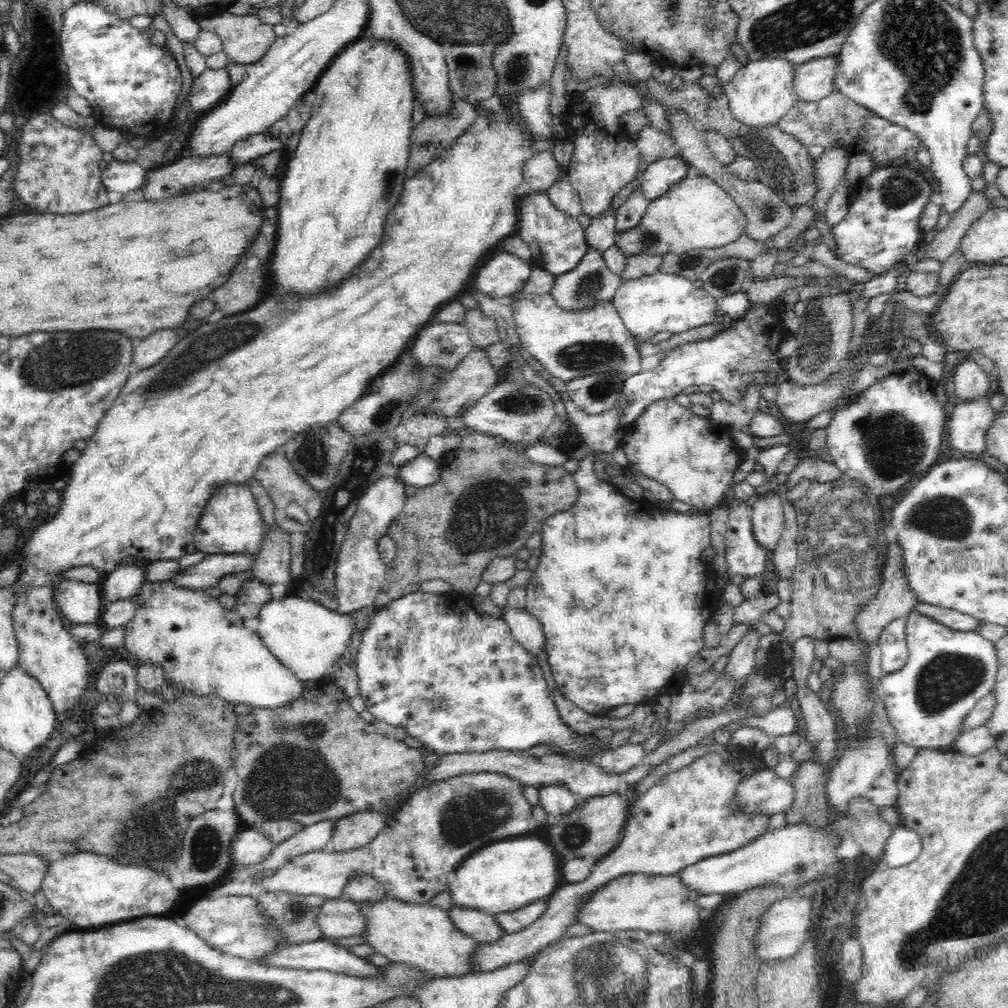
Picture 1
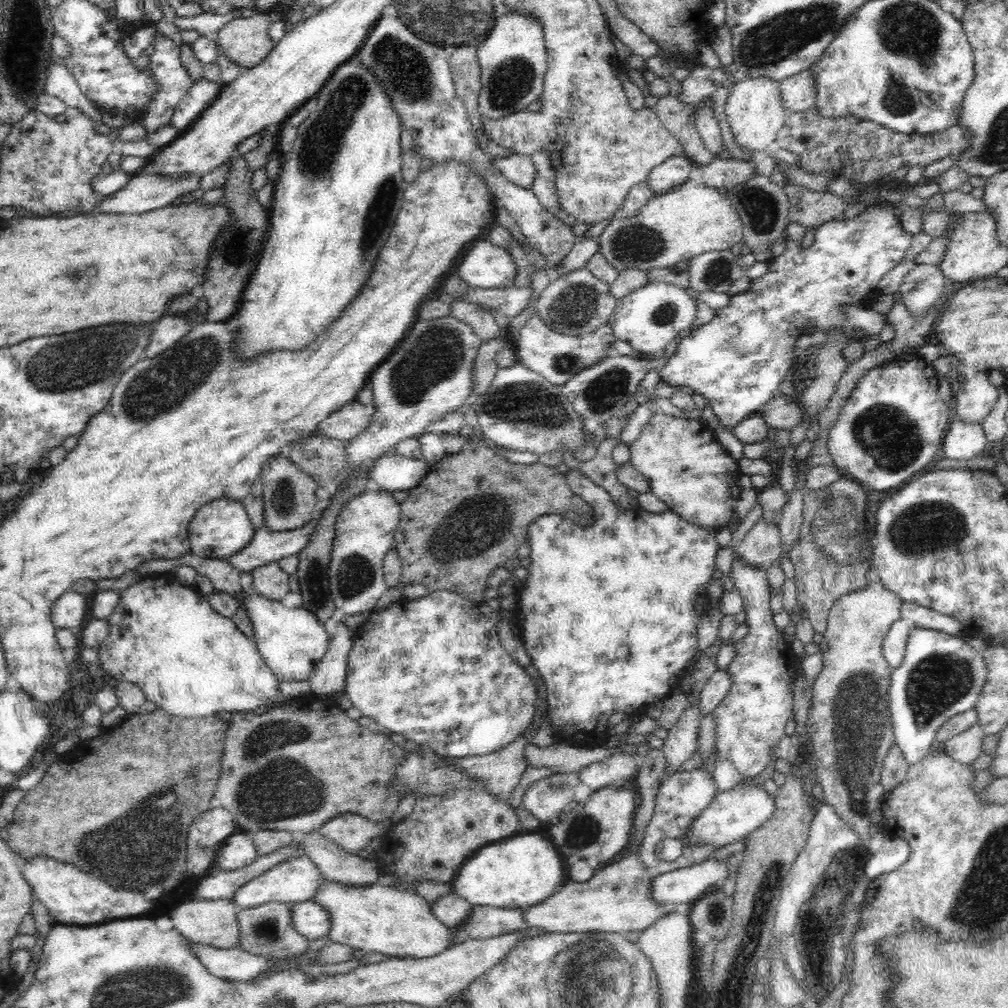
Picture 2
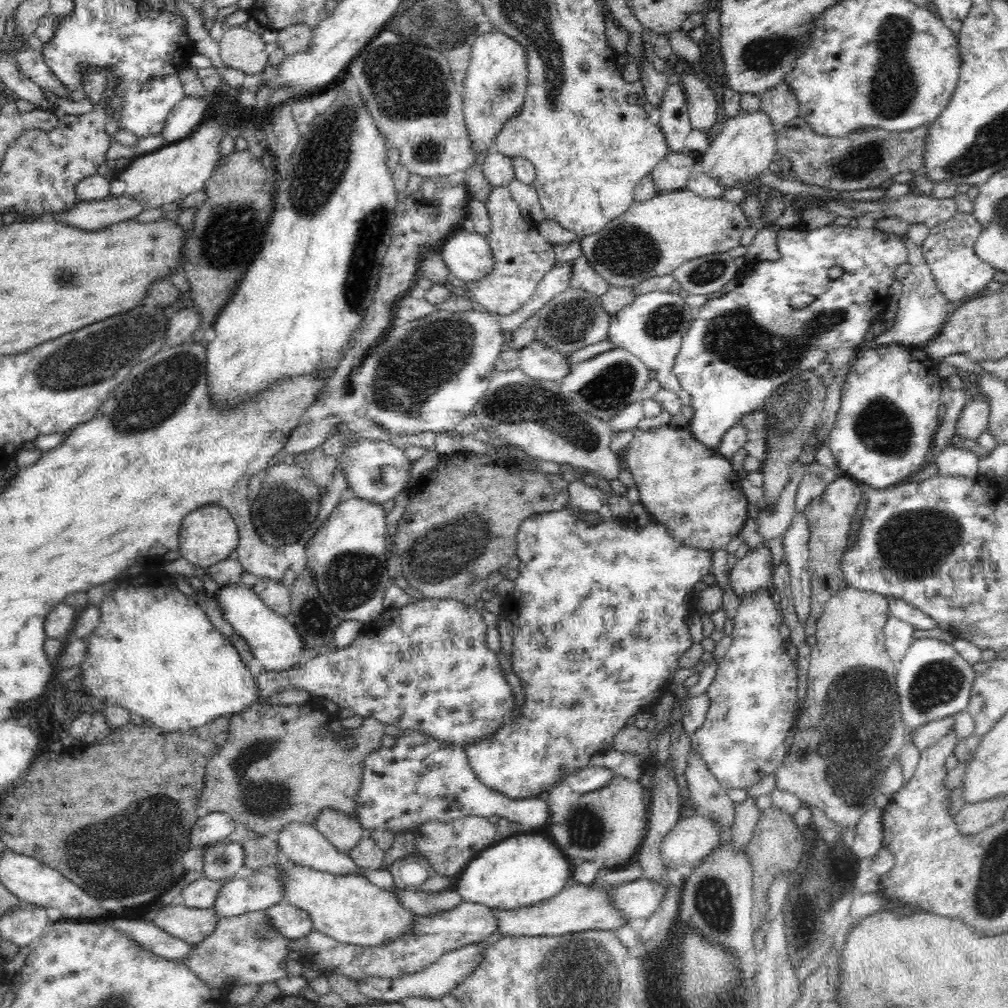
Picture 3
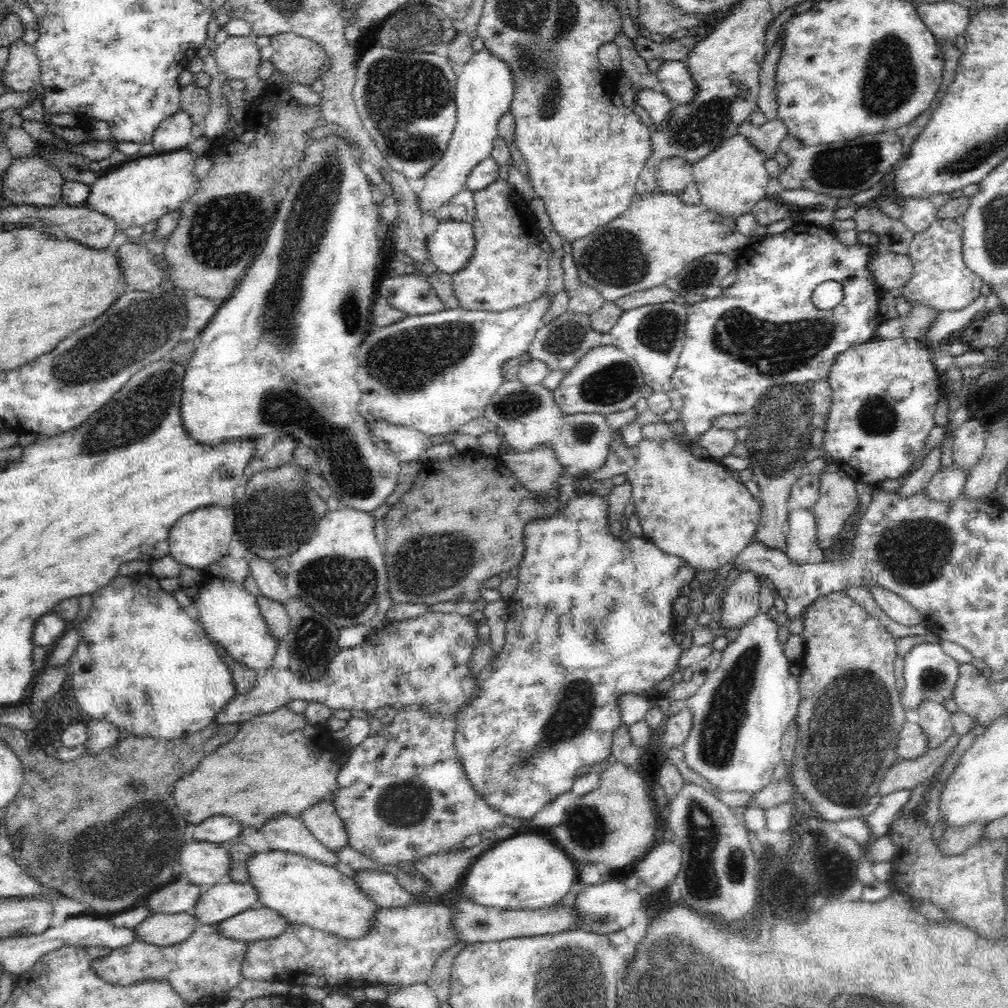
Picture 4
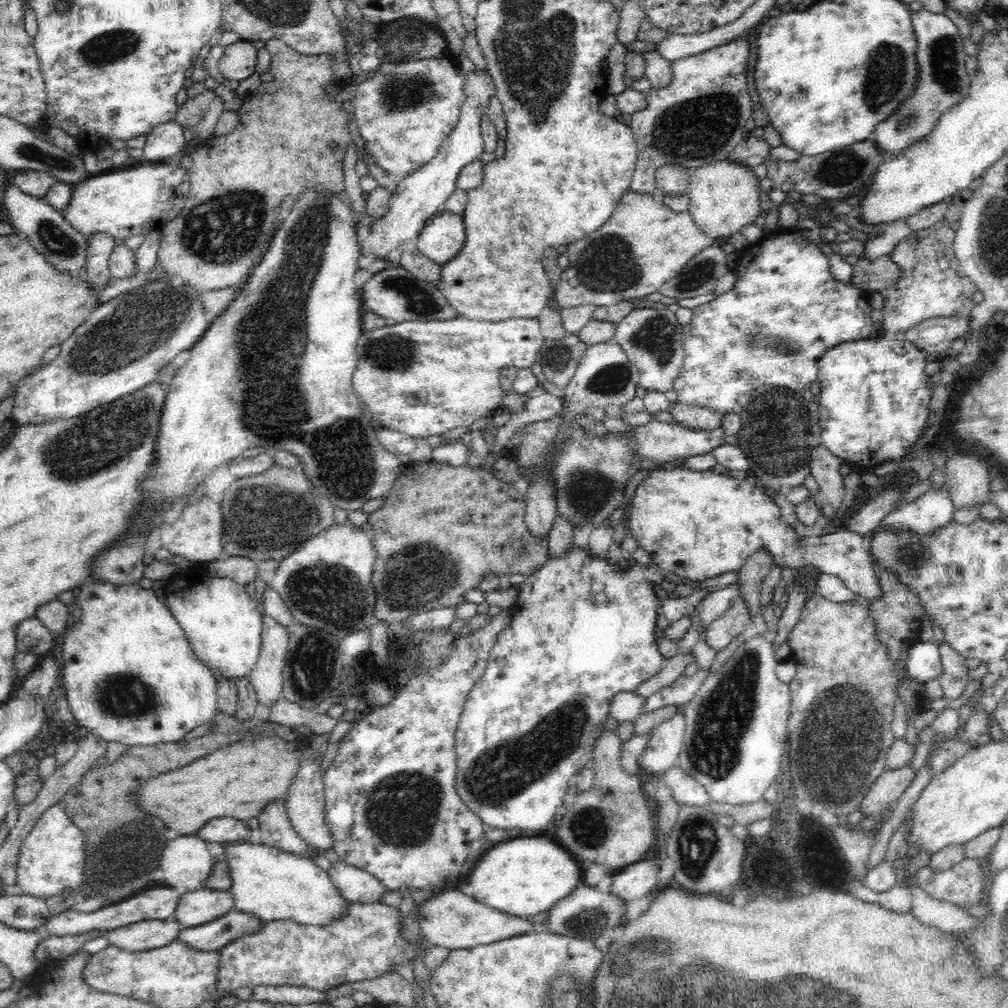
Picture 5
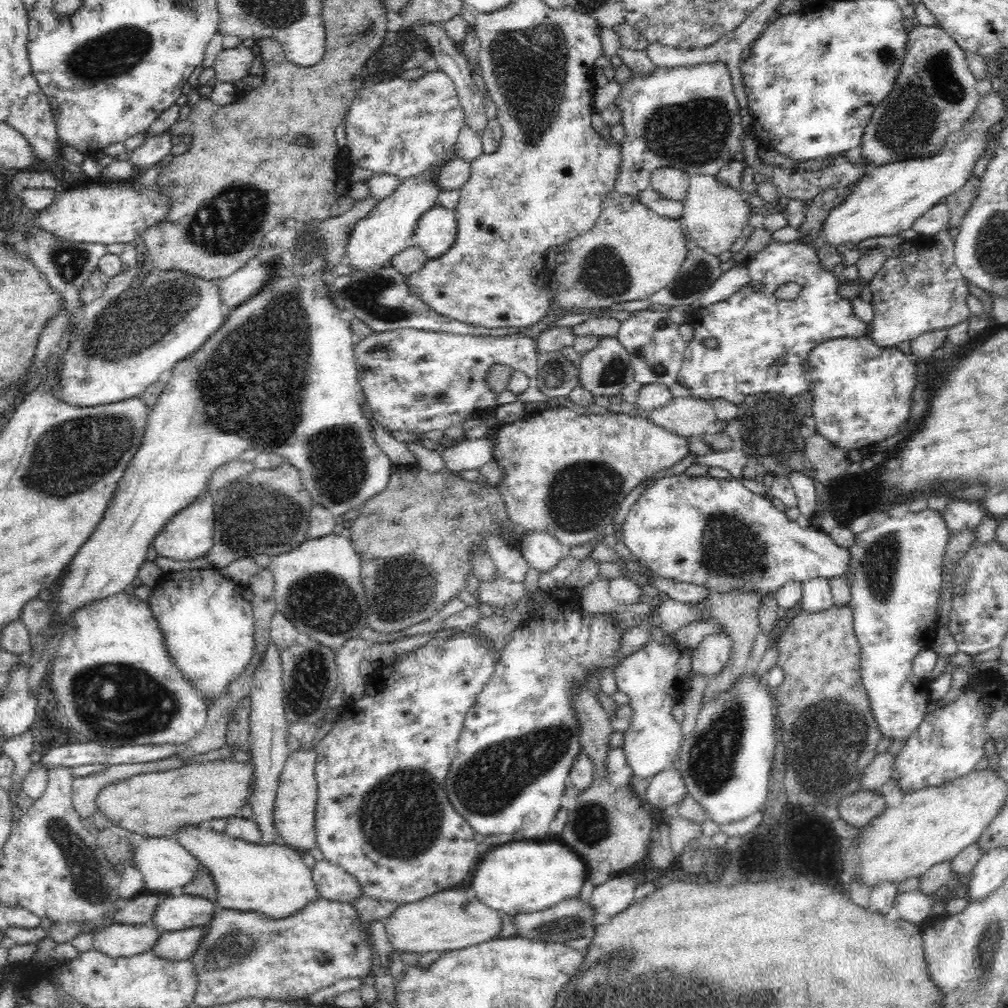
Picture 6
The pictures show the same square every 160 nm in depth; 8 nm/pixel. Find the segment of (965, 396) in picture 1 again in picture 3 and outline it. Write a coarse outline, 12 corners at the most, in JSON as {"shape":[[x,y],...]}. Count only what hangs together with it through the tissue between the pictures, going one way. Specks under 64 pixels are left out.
{"shape":[[974,391],[958,419],[955,434],[978,440],[987,429],[989,400]]}

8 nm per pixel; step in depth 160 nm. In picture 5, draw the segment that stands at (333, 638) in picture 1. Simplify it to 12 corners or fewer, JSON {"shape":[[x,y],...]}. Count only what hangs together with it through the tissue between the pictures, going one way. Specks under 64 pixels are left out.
{"shape":[[195,565],[163,586],[194,654],[249,675],[263,614],[245,586]]}

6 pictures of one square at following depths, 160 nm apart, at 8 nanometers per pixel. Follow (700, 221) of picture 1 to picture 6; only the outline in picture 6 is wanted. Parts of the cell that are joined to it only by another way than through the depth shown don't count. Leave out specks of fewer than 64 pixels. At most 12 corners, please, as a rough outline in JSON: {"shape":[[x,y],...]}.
{"shape":[[604,195],[564,245],[557,302],[607,308],[670,284],[680,219]]}

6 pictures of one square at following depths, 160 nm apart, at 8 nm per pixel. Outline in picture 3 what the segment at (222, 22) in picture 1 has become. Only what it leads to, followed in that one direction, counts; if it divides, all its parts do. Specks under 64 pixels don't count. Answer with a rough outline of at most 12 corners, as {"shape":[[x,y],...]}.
{"shape":[[225,27],[220,40],[223,66],[260,74],[270,46],[261,33]]}

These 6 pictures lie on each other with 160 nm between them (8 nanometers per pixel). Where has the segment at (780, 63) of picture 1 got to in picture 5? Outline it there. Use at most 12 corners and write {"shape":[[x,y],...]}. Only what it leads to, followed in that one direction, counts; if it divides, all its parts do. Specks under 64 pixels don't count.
{"shape":[[752,166],[691,169],[687,211],[715,242],[762,218]]}

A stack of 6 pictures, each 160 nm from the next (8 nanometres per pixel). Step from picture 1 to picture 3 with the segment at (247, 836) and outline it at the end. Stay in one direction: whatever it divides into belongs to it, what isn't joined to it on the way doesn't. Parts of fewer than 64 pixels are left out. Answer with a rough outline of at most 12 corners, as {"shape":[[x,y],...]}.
{"shape":[[236,841],[208,845],[203,876],[244,878],[244,849]]}

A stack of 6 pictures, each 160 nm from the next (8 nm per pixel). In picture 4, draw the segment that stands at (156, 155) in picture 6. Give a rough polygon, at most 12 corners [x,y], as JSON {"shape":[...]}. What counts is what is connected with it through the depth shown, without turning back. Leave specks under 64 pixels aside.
{"shape":[[184,111],[168,116],[154,131],[155,154],[185,148],[192,117]]}

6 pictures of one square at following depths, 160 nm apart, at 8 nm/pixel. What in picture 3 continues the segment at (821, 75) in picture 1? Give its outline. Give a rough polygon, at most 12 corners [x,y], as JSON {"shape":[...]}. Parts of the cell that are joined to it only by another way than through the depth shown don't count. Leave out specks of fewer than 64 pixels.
{"shape":[[787,84],[758,95],[777,130],[798,117],[798,101]]}

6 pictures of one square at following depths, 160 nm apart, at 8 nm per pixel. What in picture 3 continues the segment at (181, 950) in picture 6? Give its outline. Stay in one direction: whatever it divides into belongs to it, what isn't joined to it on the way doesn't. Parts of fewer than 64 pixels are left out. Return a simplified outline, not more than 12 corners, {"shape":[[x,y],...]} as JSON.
{"shape":[[287,902],[265,917],[288,940],[306,938],[311,916]]}

